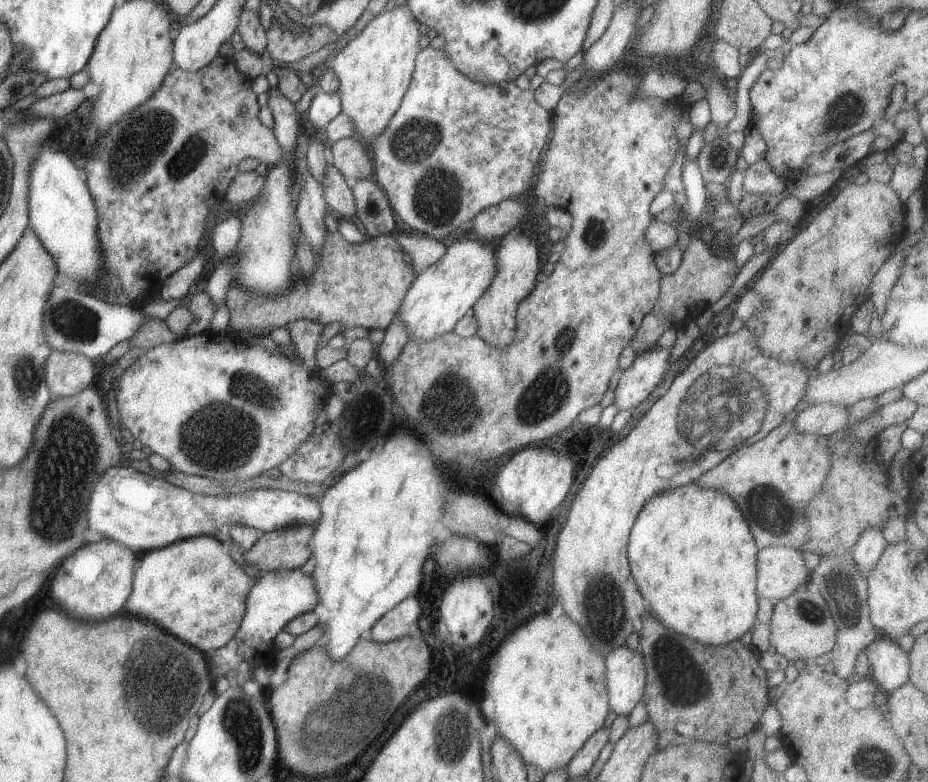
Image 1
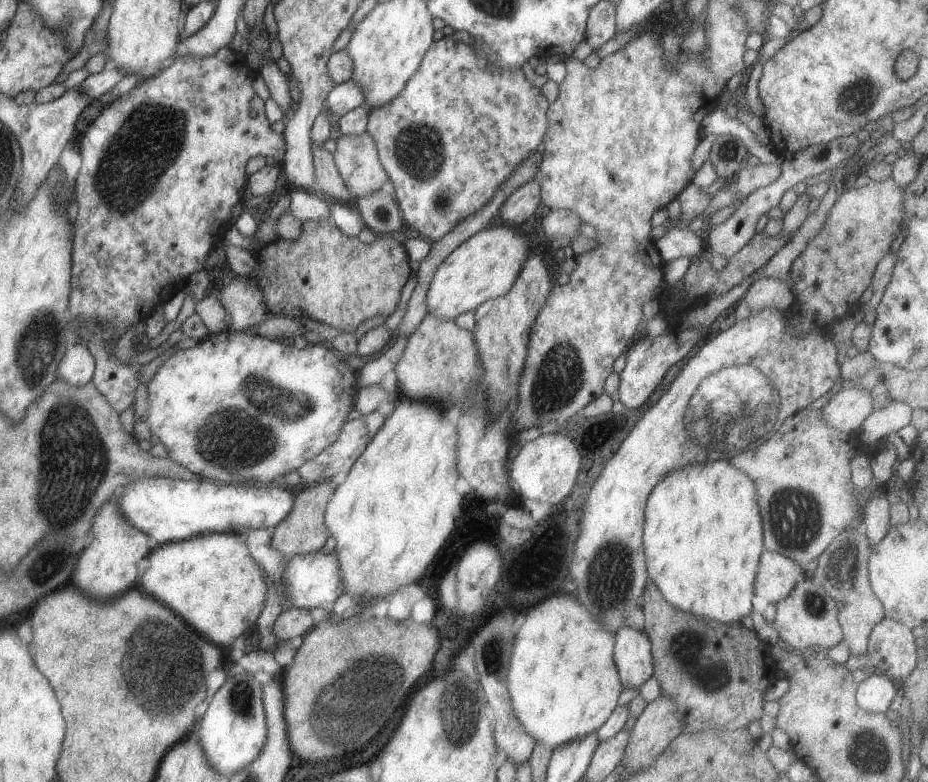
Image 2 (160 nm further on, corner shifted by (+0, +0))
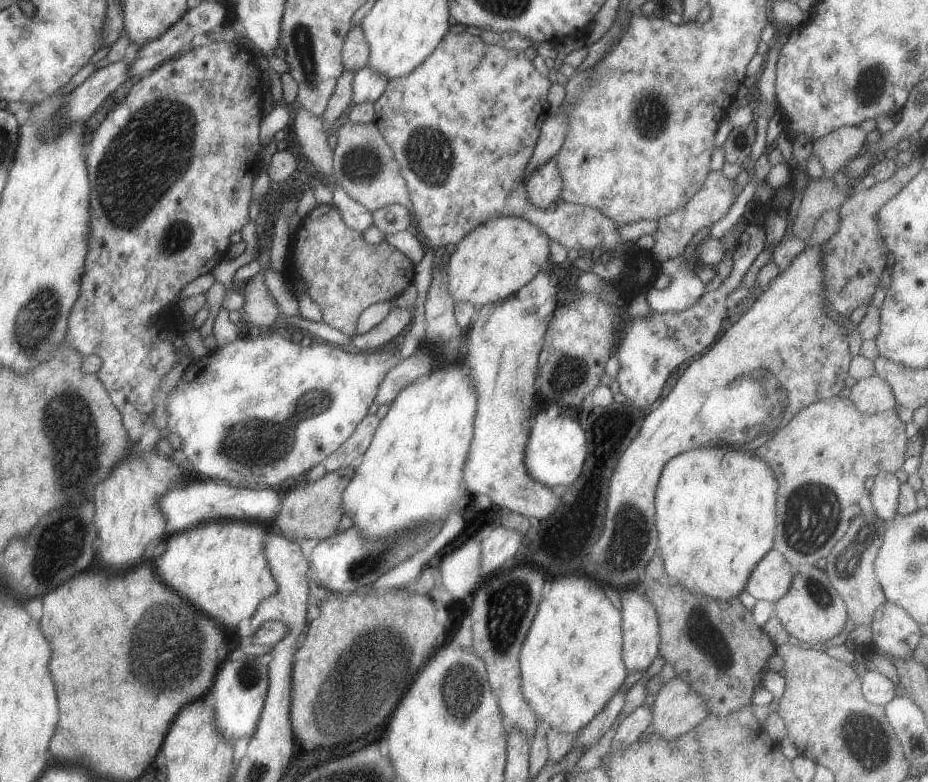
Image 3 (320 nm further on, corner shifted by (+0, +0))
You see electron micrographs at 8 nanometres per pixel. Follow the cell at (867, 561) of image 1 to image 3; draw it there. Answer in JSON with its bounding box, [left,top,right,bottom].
[870,472,901,521]

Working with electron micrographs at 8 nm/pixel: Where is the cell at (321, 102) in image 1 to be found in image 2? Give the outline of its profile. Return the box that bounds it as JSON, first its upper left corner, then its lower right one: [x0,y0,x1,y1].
[325,79,365,117]

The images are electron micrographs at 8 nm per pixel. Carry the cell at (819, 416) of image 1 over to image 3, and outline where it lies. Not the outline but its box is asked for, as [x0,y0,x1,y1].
[849,374,898,415]

